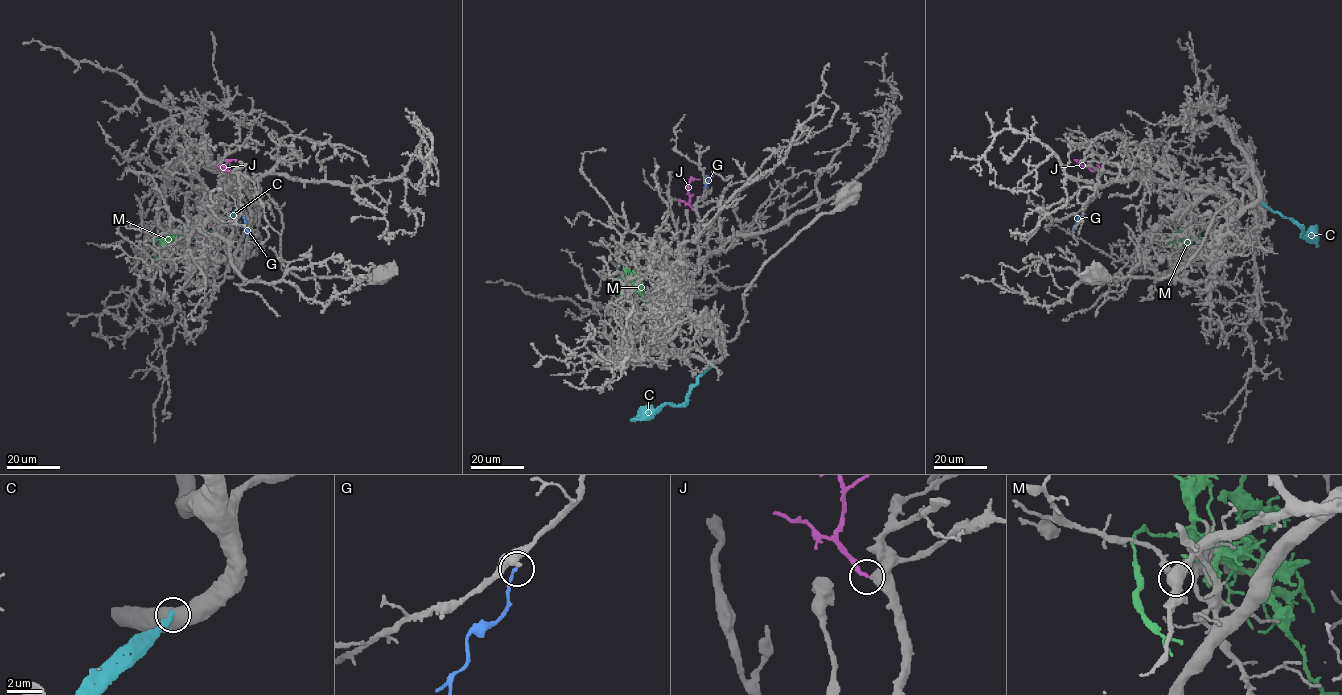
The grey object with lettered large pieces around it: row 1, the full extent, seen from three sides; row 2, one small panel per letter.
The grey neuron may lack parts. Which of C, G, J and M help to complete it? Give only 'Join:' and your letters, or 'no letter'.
Join: J

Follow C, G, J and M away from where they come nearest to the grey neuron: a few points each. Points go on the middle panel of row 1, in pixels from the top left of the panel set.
C: (714, 361), (699, 377), (684, 403), (664, 404), (648, 417), (631, 419)
G: (707, 187), (712, 174)
J: (693, 209), (689, 203), (688, 184), (699, 179)
M: (623, 285), (626, 280), (618, 277), (617, 290), (623, 296)

